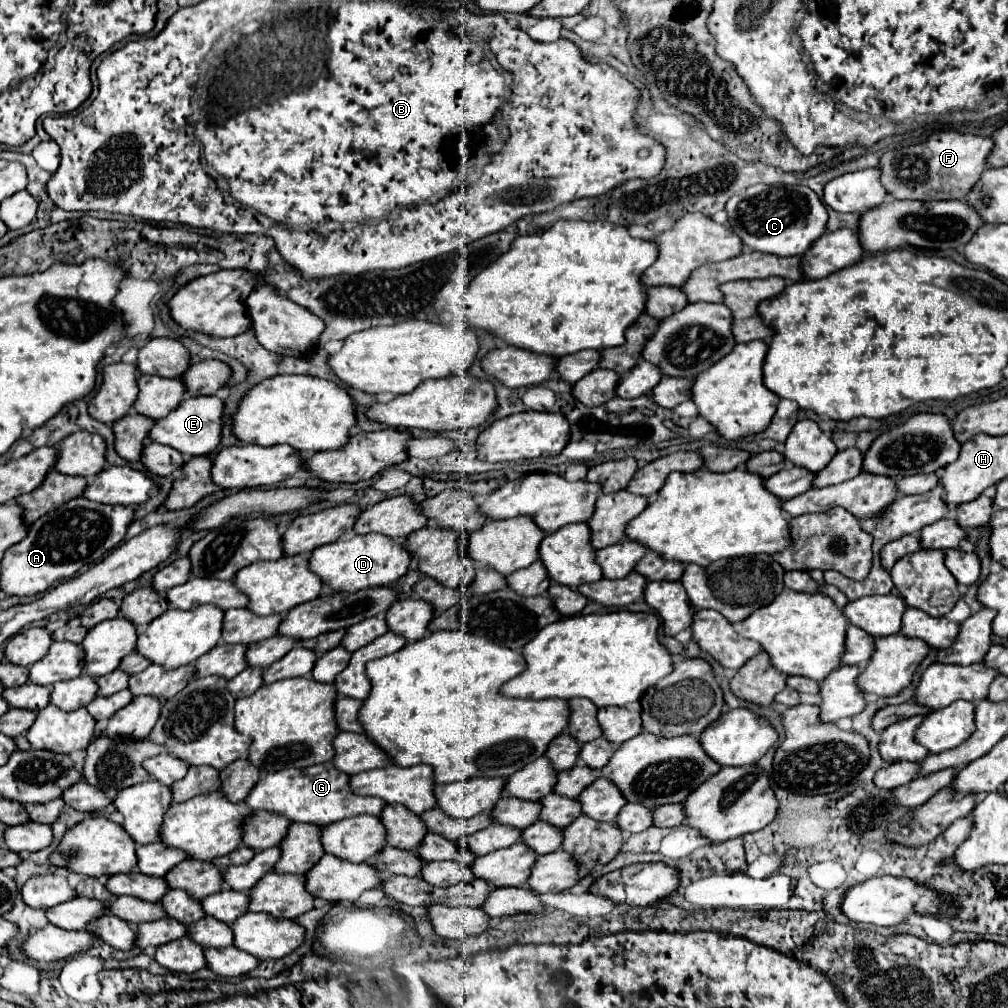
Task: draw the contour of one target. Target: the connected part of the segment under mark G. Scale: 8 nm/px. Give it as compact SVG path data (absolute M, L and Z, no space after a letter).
M330 762L314 764L310 768L288 768L280 772L272 772L266 778L258 780L258 784L248 792L244 800L246 808L274 812L290 822L306 822L316 826L326 826L336 820L352 818L358 814L372 814L378 816L386 806L384 800L370 798L370 796L356 796L350 792L348 774L338 772Z

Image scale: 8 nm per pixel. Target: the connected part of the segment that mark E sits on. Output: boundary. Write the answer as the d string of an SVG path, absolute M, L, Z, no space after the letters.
M190 396L174 412L158 420L156 426L150 430L148 438L152 442L172 446L188 456L210 454L218 448L222 438L222 426L224 426L222 416L224 416L224 400L220 400L218 396Z

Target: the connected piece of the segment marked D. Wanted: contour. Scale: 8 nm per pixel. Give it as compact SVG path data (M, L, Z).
M366 534L366 536L352 536L340 538L332 544L318 546L308 560L310 572L322 578L326 586L326 594L336 592L358 592L376 586L390 586L400 576L406 574L412 556L408 556L406 548L382 534Z

